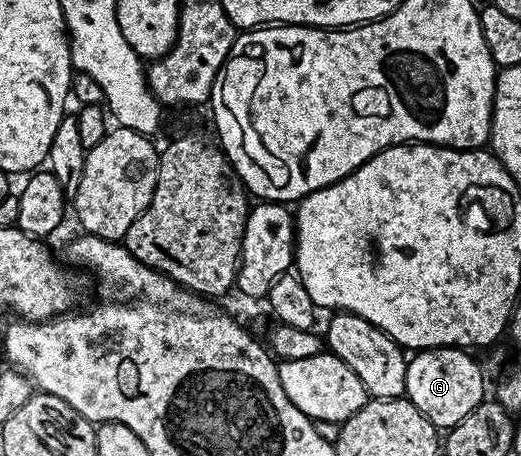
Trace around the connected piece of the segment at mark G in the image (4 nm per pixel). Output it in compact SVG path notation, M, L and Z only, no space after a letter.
M435 346L432 350L417 351L406 363L405 397L436 427L449 428L456 425L484 401L482 370L466 354L469 353L465 349L456 346Z

